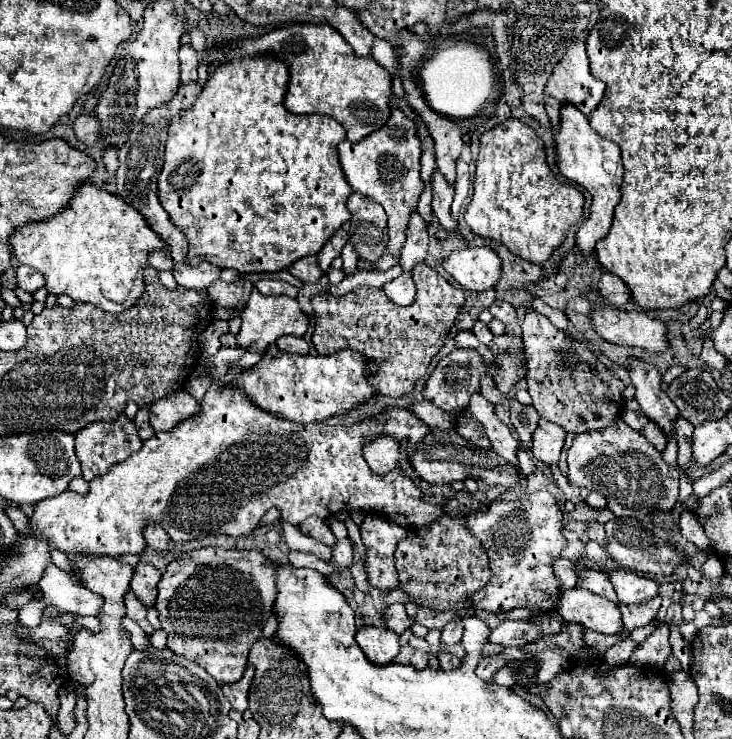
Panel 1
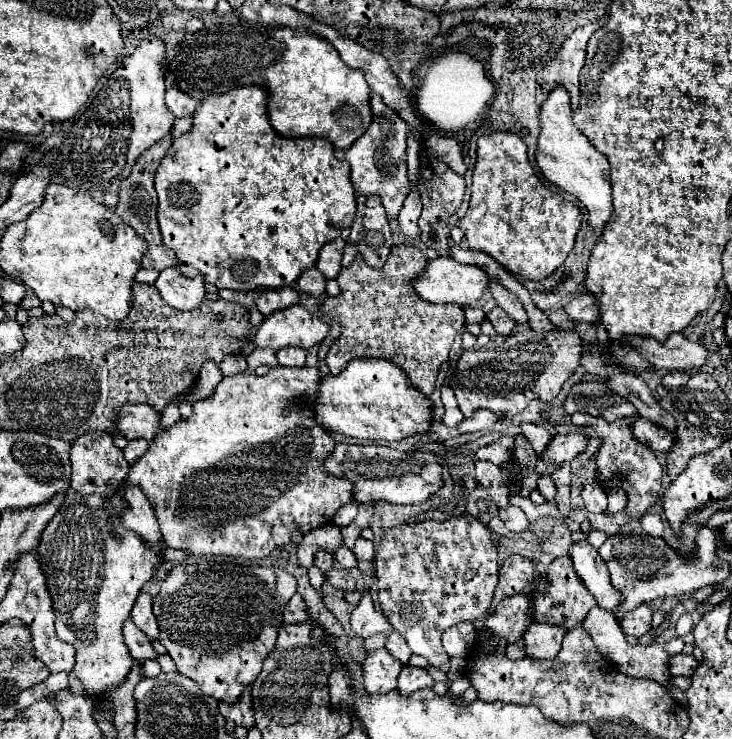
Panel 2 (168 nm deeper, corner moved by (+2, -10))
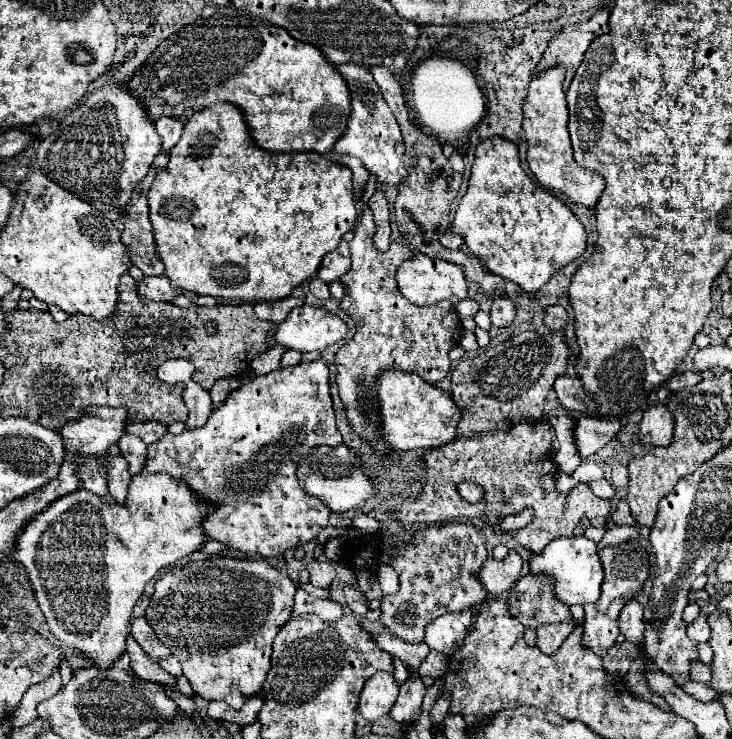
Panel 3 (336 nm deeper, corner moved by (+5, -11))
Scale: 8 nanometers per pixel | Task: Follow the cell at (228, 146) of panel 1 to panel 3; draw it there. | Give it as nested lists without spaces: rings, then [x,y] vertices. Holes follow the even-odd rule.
[[[217,101],[217,105],[205,107],[199,113],[195,113],[183,129],[181,141],[171,149],[171,157],[165,169],[157,171],[155,181],[151,183],[151,189],[147,193],[149,201],[149,219],[153,223],[153,233],[155,233],[155,243],[157,243],[157,253],[165,263],[165,275],[177,289],[189,289],[197,291],[199,295],[213,295],[221,299],[239,299],[239,301],[277,301],[287,297],[297,285],[303,281],[311,279],[325,253],[333,251],[341,237],[353,229],[357,221],[357,209],[355,209],[355,199],[353,199],[353,189],[351,189],[351,171],[349,167],[343,165],[333,165],[327,161],[323,155],[317,155],[315,151],[307,153],[273,153],[261,149],[255,139],[251,137],[251,131],[245,123],[243,111],[225,101]]]

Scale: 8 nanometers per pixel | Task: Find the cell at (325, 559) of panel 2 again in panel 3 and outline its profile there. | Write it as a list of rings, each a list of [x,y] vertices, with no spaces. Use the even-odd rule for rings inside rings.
[[[313,561],[307,565],[309,573],[311,573],[311,583],[314,586],[326,589],[329,583],[332,583],[336,576],[336,571],[331,563],[321,563],[321,561]]]

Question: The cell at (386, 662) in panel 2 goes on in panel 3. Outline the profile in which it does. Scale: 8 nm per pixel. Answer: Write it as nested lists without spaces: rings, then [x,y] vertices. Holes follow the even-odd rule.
[[[377,671],[363,685],[359,697],[359,711],[367,721],[379,719],[381,715],[391,711],[393,703],[397,701],[397,695],[399,695],[399,685],[395,677],[389,671]]]

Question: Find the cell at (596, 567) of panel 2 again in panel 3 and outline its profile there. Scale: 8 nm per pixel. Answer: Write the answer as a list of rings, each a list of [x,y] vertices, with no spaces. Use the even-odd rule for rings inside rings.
[[[561,537],[551,541],[539,555],[529,559],[531,573],[553,575],[557,599],[567,605],[587,605],[595,603],[601,595],[601,561],[597,557],[597,543],[587,537]]]

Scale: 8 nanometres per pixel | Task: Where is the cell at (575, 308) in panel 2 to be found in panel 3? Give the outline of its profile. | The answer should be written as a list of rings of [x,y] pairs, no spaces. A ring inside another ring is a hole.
[[[561,305],[545,309],[545,323],[551,327],[551,331],[563,329],[565,323],[567,323],[567,319],[569,319],[569,315],[567,315],[567,311]]]

